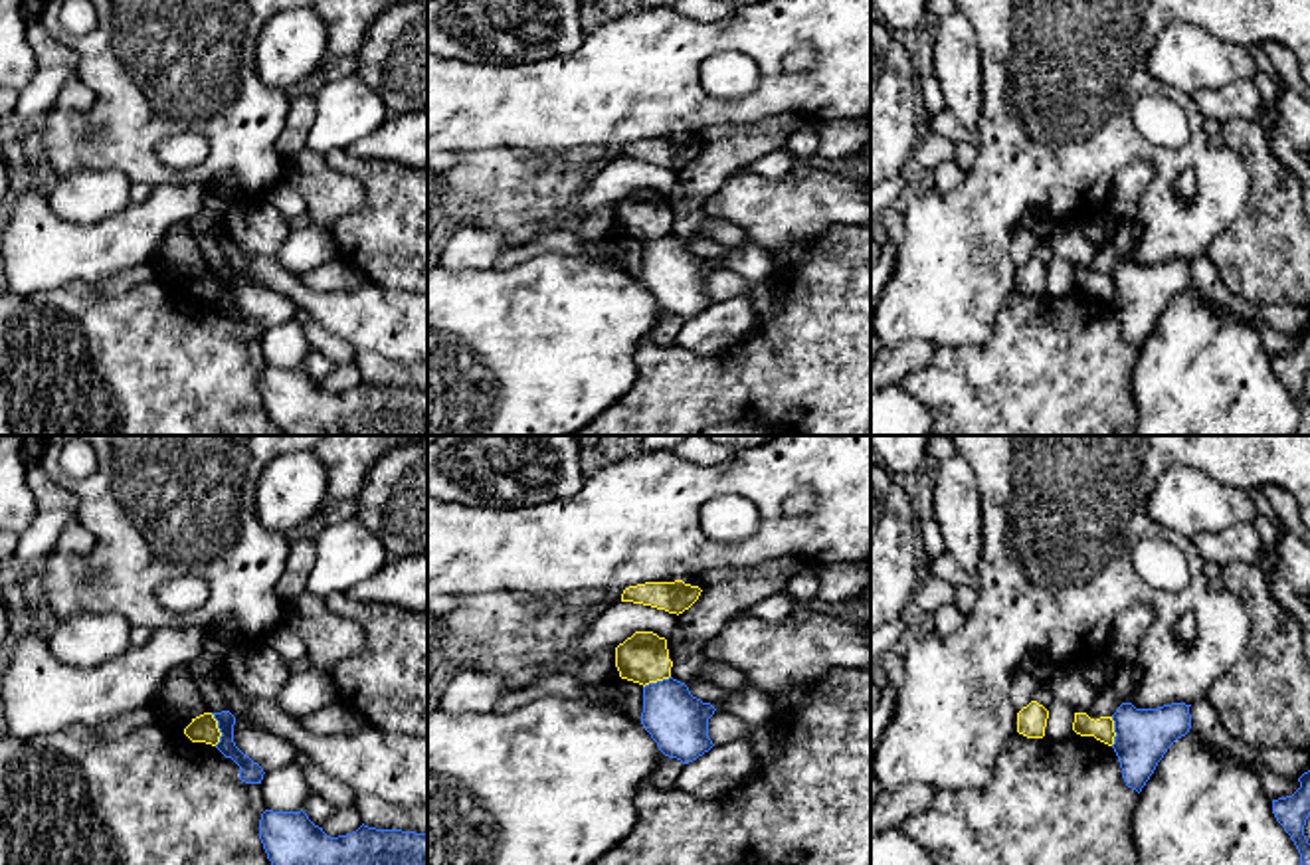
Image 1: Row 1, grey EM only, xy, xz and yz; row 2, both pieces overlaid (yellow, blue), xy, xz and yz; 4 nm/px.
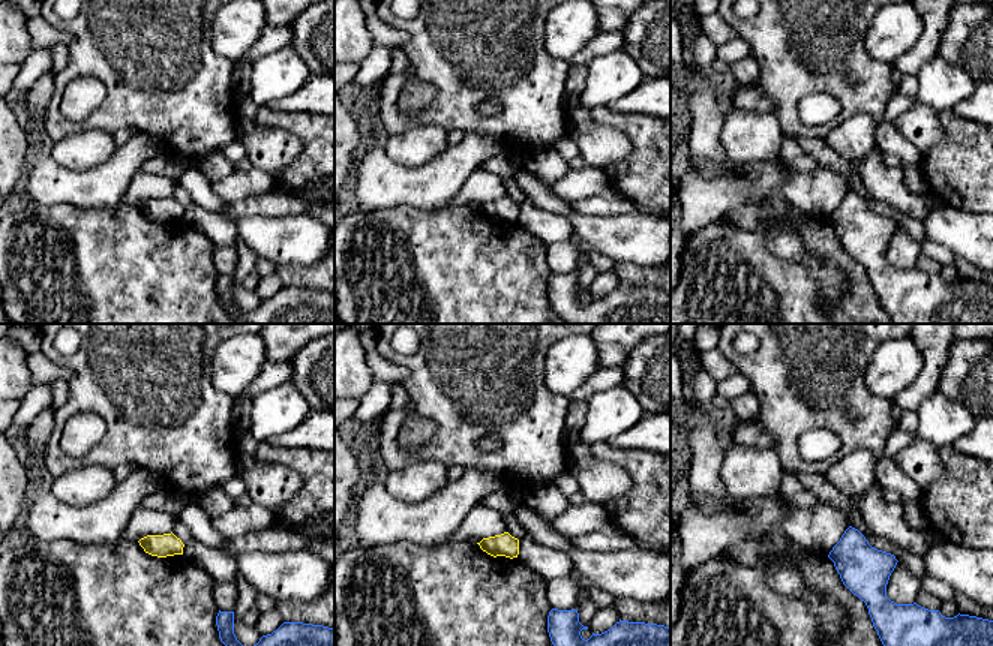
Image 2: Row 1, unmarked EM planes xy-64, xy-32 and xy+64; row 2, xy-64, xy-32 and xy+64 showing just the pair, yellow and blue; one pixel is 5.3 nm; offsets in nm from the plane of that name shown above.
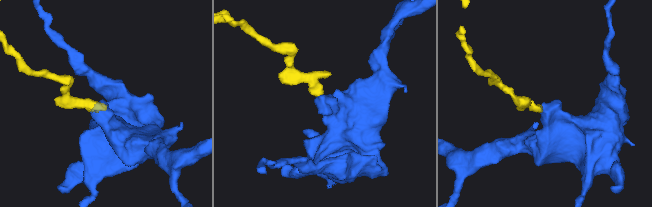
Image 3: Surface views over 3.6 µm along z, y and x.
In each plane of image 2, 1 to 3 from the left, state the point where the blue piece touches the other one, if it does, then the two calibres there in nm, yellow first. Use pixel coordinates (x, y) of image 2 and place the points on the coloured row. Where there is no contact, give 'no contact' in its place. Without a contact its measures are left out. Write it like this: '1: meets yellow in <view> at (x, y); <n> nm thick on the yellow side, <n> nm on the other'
1: no contact
2: no contact
3: no contact

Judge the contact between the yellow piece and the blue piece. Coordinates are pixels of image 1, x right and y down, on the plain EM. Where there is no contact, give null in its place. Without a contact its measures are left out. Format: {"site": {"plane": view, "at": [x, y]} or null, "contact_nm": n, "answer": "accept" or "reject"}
{"site": {"plane": "xy", "at": [218, 286]}, "contact_nm": 140, "answer": "reject"}

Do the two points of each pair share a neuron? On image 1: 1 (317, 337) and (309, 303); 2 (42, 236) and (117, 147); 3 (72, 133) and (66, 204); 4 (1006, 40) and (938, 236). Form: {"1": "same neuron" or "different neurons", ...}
{"1": "different neurons", "2": "different neurons", "3": "different neurons", "4": "same neuron"}

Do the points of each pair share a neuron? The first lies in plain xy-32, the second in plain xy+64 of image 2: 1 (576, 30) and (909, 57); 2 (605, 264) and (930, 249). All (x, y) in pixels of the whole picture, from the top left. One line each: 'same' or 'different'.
1: different
2: same

